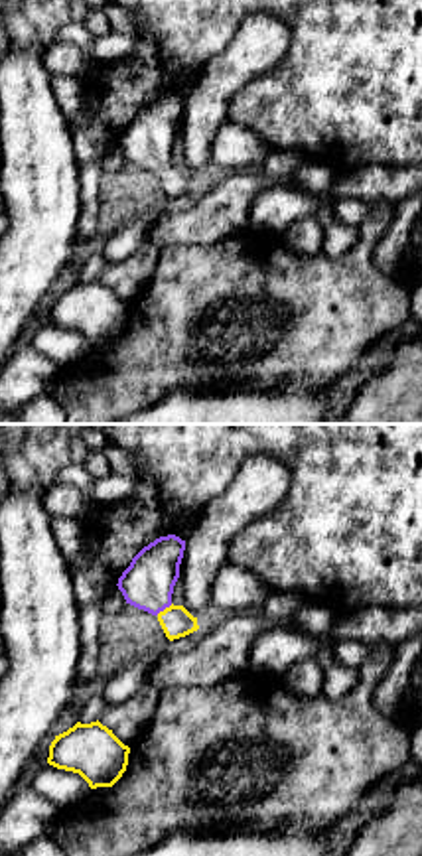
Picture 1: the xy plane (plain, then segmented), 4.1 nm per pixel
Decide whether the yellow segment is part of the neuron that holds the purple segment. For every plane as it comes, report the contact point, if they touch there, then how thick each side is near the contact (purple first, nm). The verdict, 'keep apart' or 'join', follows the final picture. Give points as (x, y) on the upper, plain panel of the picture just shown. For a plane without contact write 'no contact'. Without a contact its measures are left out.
(164, 166) | 220/130 nm

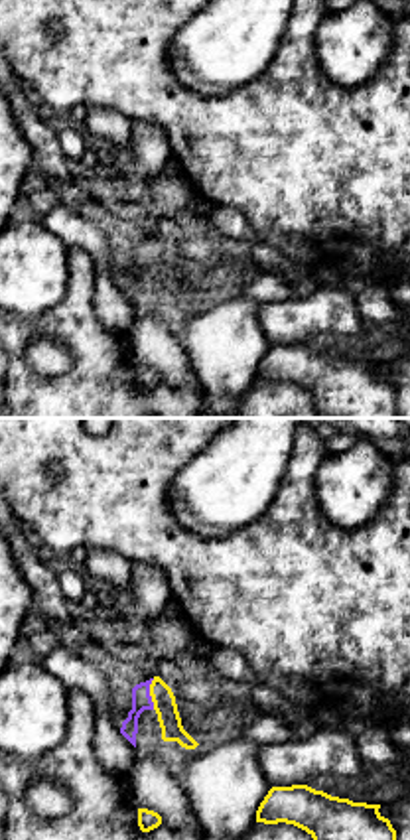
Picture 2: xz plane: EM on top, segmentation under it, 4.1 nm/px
(148, 253) | 80/100 nm

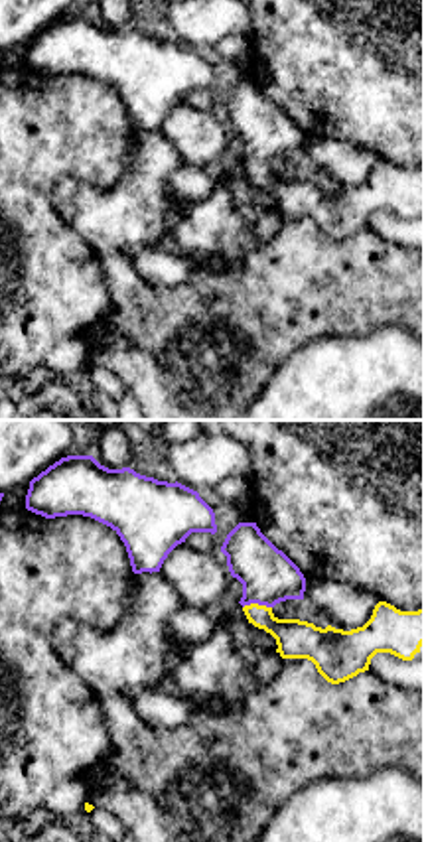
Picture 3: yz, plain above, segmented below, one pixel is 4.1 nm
(257, 160) | 220/160 nm

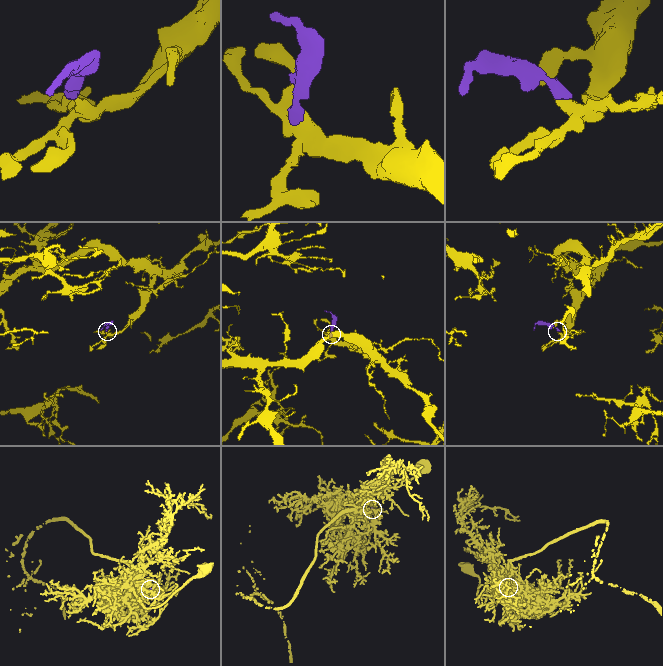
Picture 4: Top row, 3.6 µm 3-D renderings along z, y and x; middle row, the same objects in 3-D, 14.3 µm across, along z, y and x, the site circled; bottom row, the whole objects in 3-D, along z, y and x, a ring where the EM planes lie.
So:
join

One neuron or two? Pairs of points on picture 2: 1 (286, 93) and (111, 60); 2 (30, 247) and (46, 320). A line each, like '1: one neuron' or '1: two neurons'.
1: one neuron
2: two neurons

